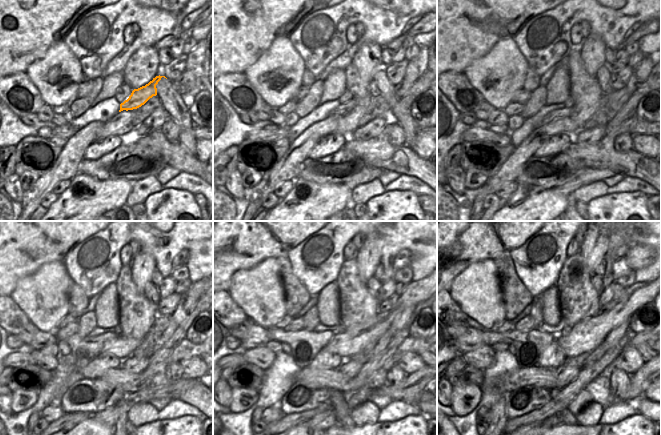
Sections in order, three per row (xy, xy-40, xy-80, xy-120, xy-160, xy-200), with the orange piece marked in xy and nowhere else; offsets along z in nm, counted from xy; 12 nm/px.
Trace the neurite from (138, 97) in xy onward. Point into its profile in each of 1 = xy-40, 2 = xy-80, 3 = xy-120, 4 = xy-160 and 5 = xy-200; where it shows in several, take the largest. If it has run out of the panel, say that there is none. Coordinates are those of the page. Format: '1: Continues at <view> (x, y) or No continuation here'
1: Continues at xy-40 (343, 109)
2: Continues at xy-80 (565, 112)
3: Continues at xy-120 (85, 349)
4: Continues at xy-160 (305, 344)
5: Continues at xy-200 (529, 345)

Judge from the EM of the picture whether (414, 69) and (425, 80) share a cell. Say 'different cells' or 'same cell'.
different cells

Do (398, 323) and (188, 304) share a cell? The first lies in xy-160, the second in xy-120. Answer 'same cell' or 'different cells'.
same cell

